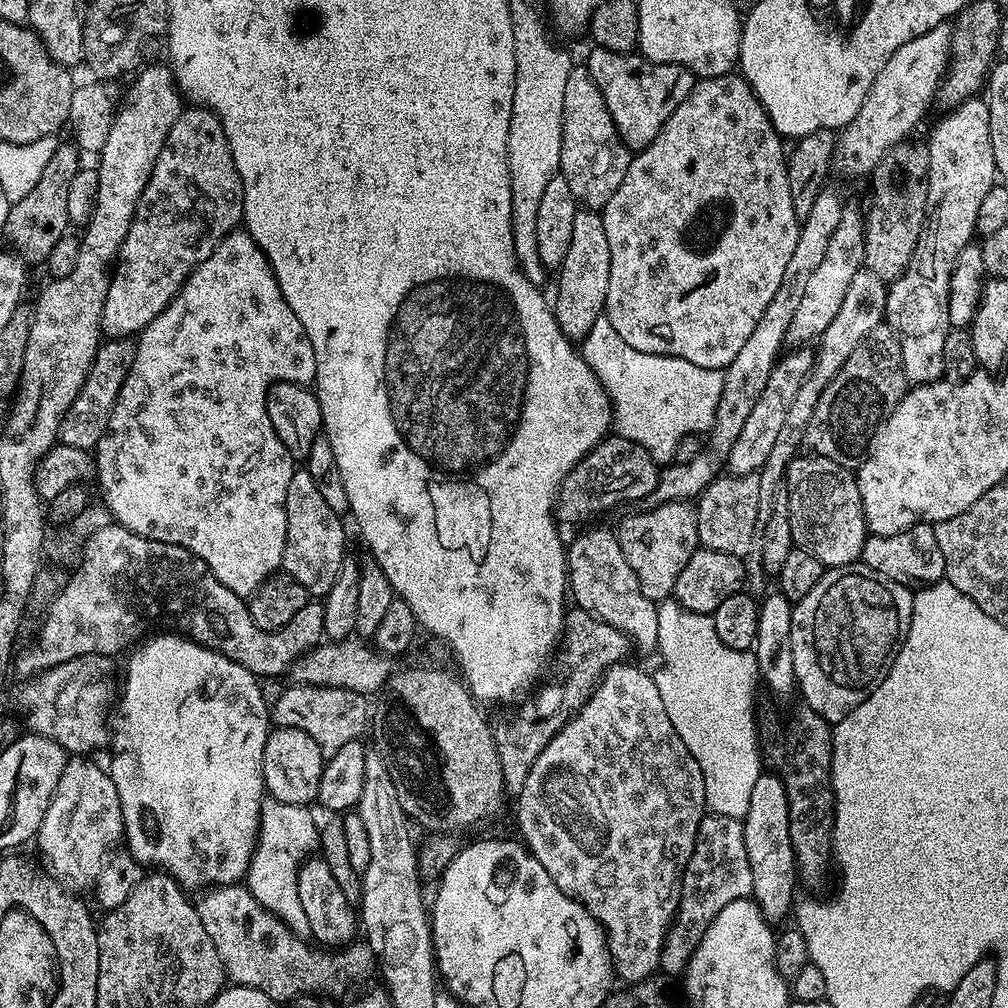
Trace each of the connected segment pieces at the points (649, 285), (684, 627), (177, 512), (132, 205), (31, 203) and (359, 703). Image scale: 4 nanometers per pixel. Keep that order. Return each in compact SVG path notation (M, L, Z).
M739 73L705 77L690 97L675 108L670 118L662 122L662 130L658 130L654 146L629 167L626 182L619 186L611 203L603 204L603 214L600 217L600 223L606 230L606 238L609 239L611 255L607 318L630 342L634 342L634 346L640 346L642 350L650 350L671 360L690 360L695 357L697 360L715 364L731 364L753 336L753 331L757 329L762 314L773 301L774 294L781 289L785 272L800 244L800 216L797 216L796 208L792 204L794 184L790 177L789 163L788 166L786 164L783 132L774 130L763 104Z
M679 610L666 611L666 654L658 673L660 689L690 746L702 762L706 774L706 805L713 812L747 818L762 783L759 754L755 748L755 730L748 713L748 692L756 674L756 652L743 652L722 638L720 621L715 615L686 614Z
M233 230L220 241L220 245L216 247L210 254L210 258L206 258L193 269L189 274L188 280L185 281L180 287L180 293L176 295L171 302L162 310L162 314L158 314L145 326L144 331L139 333L138 339L135 341L136 357L132 360L130 370L126 374L126 382L122 382L122 390L118 392L118 398L114 402L113 412L110 414L108 429L104 432L104 436L100 439L99 444L94 449L94 457L96 463L96 469L98 471L98 478L100 476L100 482L106 490L106 504L108 508L116 508L116 511L112 514L115 523L122 528L128 528L134 534L144 536L147 540L157 540L158 542L166 542L167 544L177 544L184 547L186 551L191 552L192 555L196 555L198 552L198 559L208 567L208 571L216 575L216 581L220 584L224 584L234 595L241 598L251 597L253 592L257 592L268 579L283 565L284 562L284 547L286 546L286 510L284 509L284 503L286 502L286 486L290 486L290 478L294 471L294 461L291 456L288 455L286 446L278 438L278 434L274 430L272 425L272 417L268 410L268 397L270 395L270 389L277 382L283 382L285 384L303 384L305 386L311 385L316 378L316 359L314 358L314 346L310 346L310 338L306 338L306 330L302 326L302 322L298 322L298 314L294 314L294 310L290 308L282 290L280 289L280 283L276 280L276 274L272 269L271 264L268 261L267 256L263 249L256 244L255 237L248 234L244 230Z
M169 65L152 66L137 78L130 102L113 117L110 134L107 135L100 149L100 164L97 163L96 166L99 174L99 190L94 212L132 212L137 208L143 190L148 185L149 176L153 172L153 166L156 165L158 154L161 153L170 129L180 117L183 109L184 102Z
M68 142L61 143L54 158L50 158L46 170L42 170L42 178L38 178L34 190L30 190L30 194L26 194L26 198L22 198L22 202L11 205L8 210L8 221L2 229L2 236L12 243L11 251L29 265L43 265L54 248L54 244L70 228L67 212L70 184L73 182L74 176L82 169L82 162L80 162L81 153L71 143L69 144Z
M313 684L291 686L271 705L270 720L275 727L302 730L318 742L324 757L338 754L351 740L359 740L368 724L369 697L345 688L316 688Z

